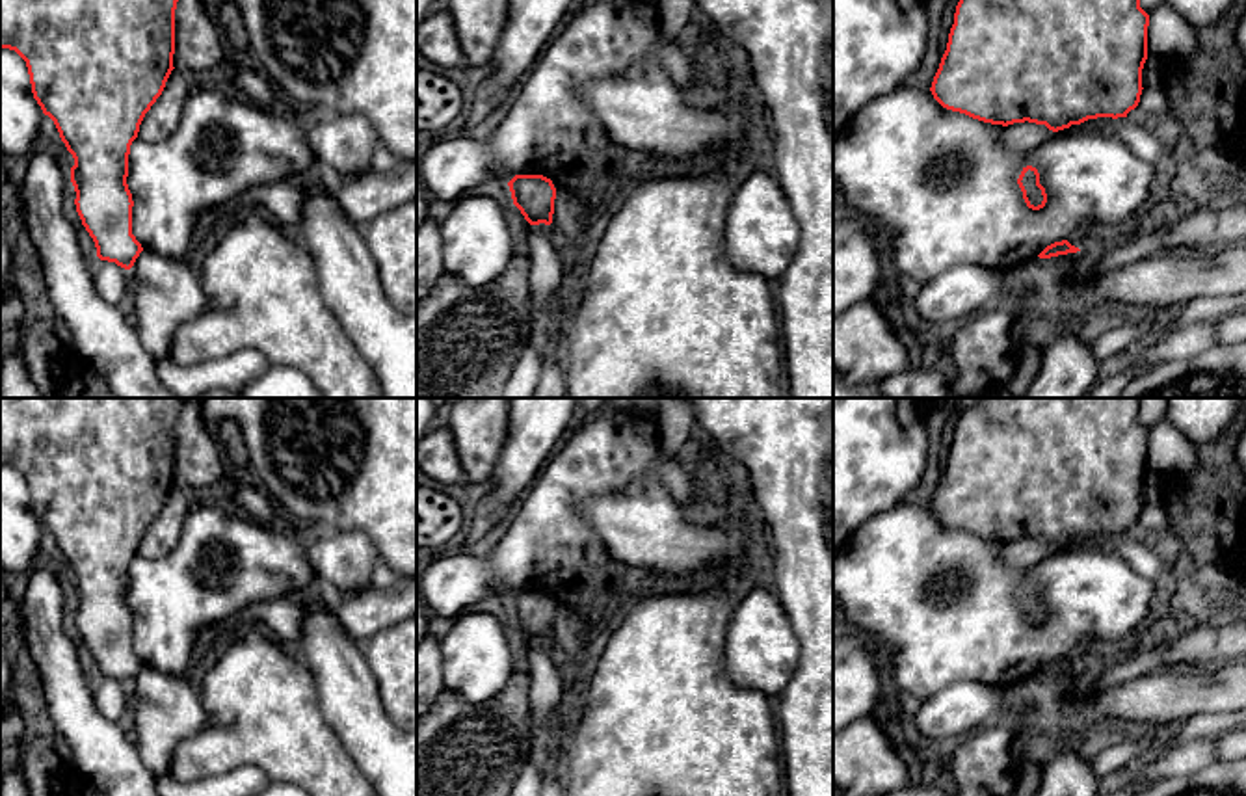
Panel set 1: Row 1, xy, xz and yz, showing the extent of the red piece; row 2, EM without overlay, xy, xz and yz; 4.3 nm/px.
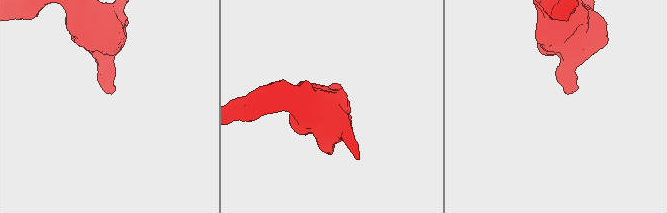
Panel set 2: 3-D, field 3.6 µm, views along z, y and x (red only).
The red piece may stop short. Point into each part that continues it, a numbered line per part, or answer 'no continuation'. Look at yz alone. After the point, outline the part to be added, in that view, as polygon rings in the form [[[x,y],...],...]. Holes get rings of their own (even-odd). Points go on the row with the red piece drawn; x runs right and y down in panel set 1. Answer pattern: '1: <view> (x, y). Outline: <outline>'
no continuation

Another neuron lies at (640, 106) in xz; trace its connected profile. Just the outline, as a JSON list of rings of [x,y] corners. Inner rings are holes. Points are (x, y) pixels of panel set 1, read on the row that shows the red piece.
[[[653,58],[593,80],[580,87],[578,95],[610,138],[625,149],[647,151],[653,158],[671,160],[690,160],[720,151],[723,158],[738,160],[744,171],[764,160],[764,149],[744,119],[696,108]]]

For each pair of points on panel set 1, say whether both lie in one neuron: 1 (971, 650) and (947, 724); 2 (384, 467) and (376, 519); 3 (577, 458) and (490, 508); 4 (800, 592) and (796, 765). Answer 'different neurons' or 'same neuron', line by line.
1: different neurons
2: same neuron
3: different neurons
4: same neuron

